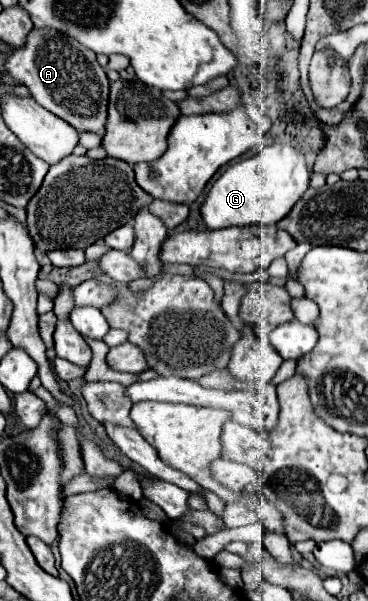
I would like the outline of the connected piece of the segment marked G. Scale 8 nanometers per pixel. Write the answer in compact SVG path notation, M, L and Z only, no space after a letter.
M272 144L258 150L250 158L240 158L212 184L204 204L200 206L202 222L208 230L248 224L276 224L302 198L310 182L308 166L300 150L290 144Z

